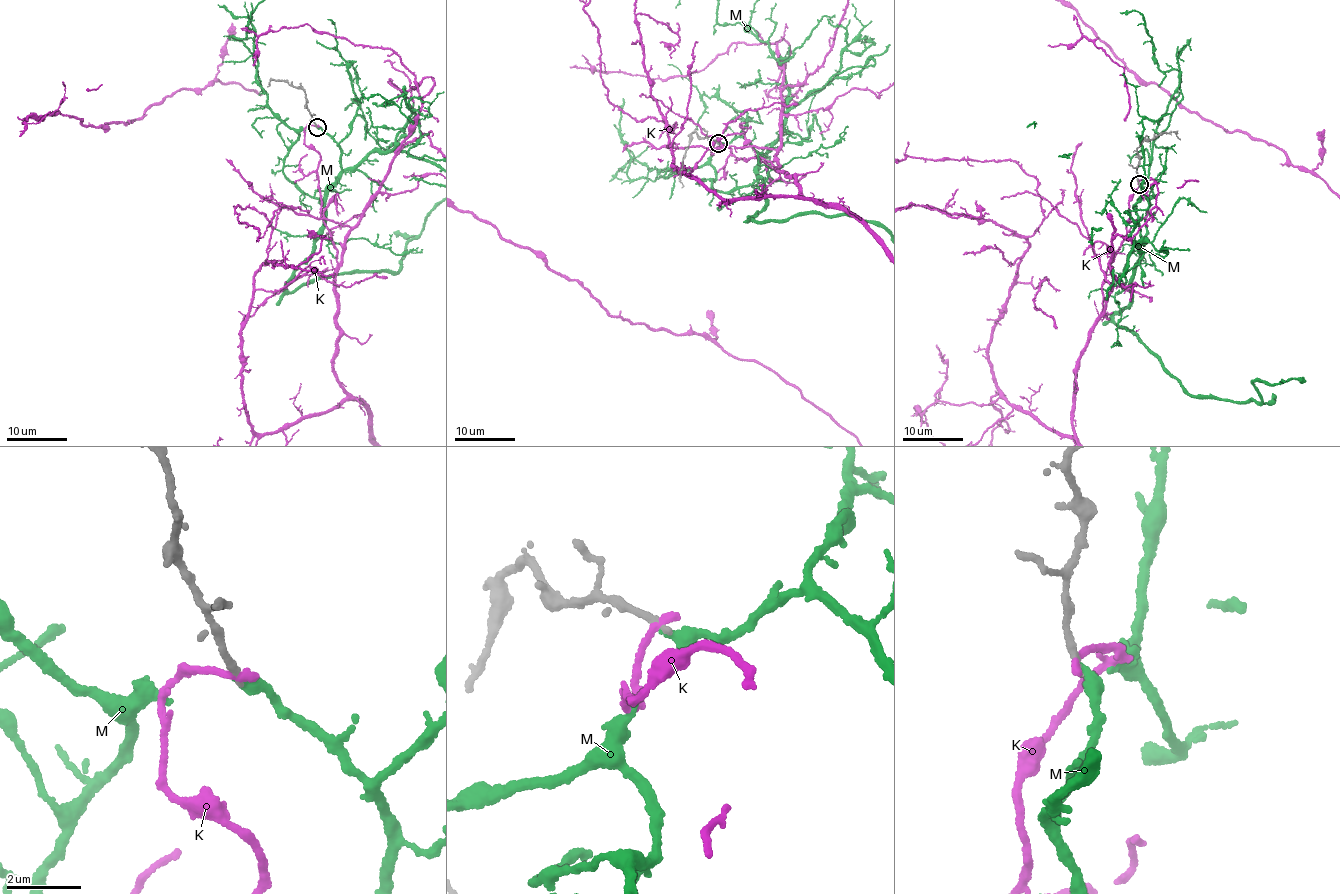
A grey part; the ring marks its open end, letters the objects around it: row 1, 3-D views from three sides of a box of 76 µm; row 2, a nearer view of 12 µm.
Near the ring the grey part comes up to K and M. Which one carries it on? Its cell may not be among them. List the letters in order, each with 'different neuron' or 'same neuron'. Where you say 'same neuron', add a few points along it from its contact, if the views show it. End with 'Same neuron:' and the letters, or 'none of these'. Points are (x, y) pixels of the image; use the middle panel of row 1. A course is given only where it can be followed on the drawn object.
K: different neuron
M: same neuron
Same neuron: M

